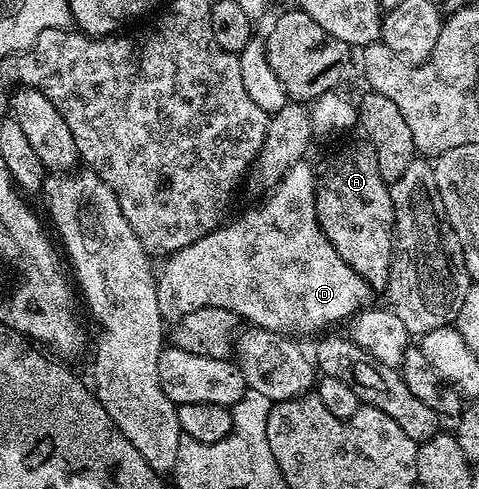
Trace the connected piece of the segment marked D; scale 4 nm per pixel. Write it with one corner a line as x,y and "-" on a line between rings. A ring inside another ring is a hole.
303,161
292,165
292,169
284,173
284,177
263,198
266,200
259,207
252,208
231,223
223,222
163,262
166,264
162,271
160,267
156,275
156,301
160,305
163,320
179,319
184,317
184,313
192,313
192,309
219,307
228,309
247,324
293,336
294,330
321,332
325,323
334,323
345,315
353,316
371,306
370,284
344,262
340,253
336,253
332,241
328,241
318,223
314,200
316,171
308,164

